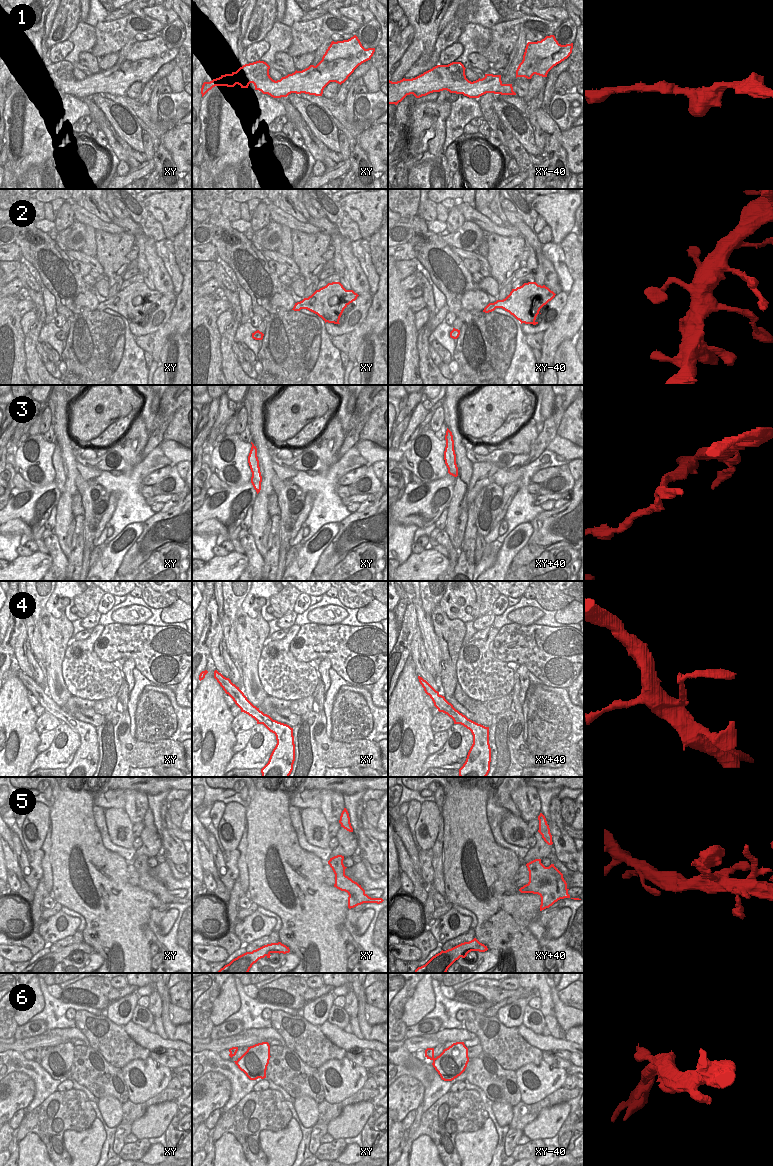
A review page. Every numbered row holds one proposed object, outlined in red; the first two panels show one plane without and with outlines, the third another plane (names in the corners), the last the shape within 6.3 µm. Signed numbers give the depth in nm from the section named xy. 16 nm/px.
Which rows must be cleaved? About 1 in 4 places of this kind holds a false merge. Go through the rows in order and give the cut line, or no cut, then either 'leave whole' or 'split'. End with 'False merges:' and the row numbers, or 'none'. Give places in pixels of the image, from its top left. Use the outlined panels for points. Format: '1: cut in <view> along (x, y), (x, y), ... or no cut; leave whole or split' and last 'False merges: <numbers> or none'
1: no cut; leave whole
2: no cut; leave whole
3: cut in xy along (253, 463), (252, 473); split
4: cut in xy along (242, 692), (230, 696); split
5: no cut; leave whole
6: no cut; leave whole
False merges: 3, 4

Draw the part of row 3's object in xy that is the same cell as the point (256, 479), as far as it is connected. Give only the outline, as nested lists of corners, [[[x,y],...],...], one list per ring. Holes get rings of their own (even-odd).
[[[252,464],[252,466],[254,469],[254,472],[252,473],[251,483],[258,494],[261,490],[262,476],[261,476],[261,472],[260,472],[260,467],[258,467],[254,464]]]

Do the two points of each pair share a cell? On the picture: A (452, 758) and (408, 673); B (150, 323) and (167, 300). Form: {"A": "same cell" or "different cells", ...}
{"A": "different cells", "B": "same cell"}

